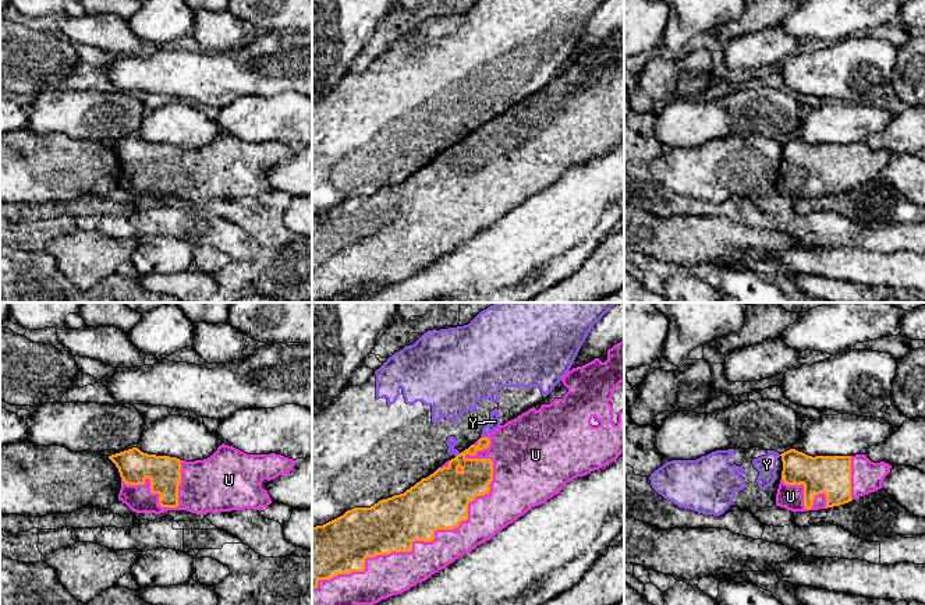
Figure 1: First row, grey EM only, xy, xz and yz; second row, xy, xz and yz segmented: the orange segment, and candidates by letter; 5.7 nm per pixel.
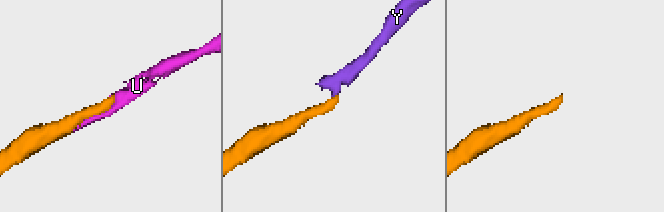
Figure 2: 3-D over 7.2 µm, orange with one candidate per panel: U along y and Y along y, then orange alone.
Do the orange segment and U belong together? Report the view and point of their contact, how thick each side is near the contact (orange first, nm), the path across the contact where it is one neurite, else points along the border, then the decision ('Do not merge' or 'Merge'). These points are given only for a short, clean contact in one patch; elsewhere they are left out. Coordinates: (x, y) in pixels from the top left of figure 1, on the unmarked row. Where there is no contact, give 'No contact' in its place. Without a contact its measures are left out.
Touches orange at xz (433, 225). Thickness 320 nm (orange) against 200 nm. Merge

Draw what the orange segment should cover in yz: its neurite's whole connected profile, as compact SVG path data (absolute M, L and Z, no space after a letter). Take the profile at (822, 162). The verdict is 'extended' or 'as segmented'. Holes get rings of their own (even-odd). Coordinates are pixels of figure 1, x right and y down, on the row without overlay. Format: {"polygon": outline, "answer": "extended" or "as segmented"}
{"polygon": "M795 137L780 142L783 149L782 167L776 181L776 194L791 199L827 197L851 190L882 176L892 153L871 149L866 142L855 144L808 144Z", "answer": "extended"}

